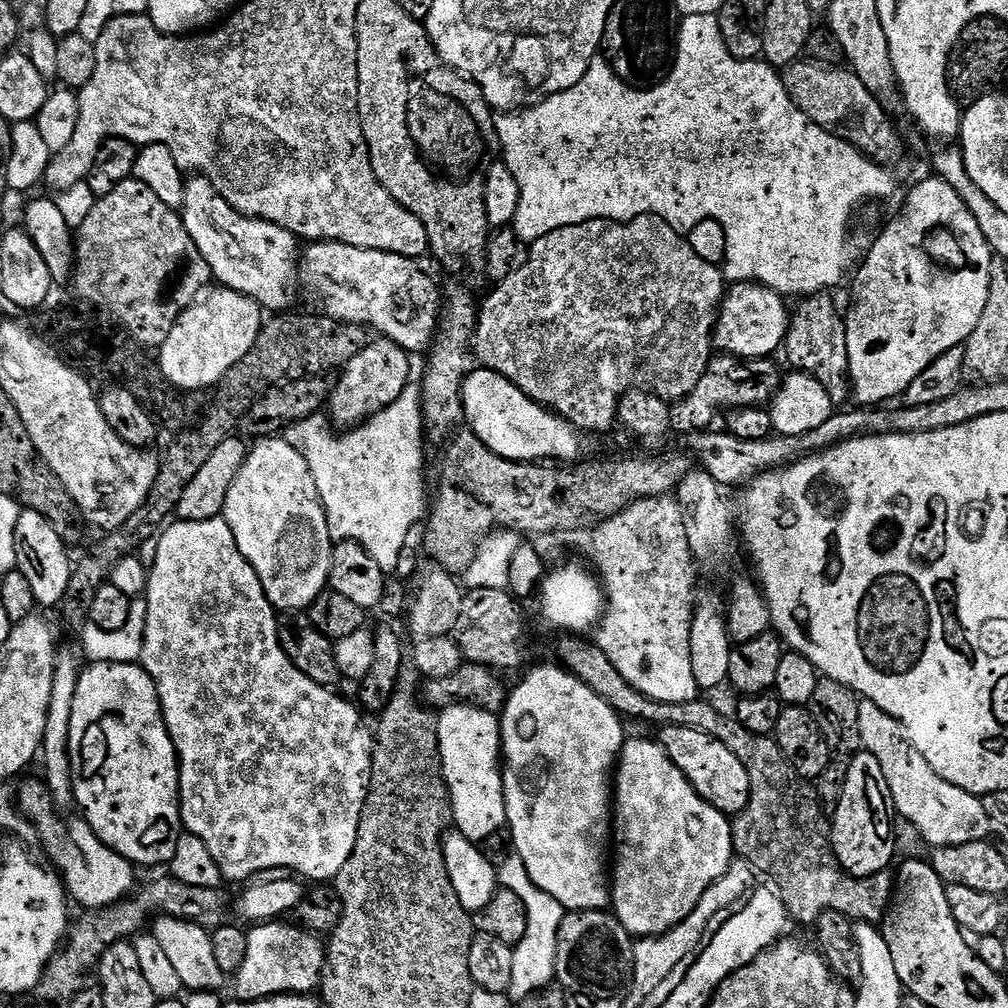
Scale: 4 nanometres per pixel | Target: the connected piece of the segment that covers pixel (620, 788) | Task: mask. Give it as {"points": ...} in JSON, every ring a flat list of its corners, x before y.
{"points":[[655,739,625,740,618,757,618,767,614,772,614,856,616,852,616,865,610,868,610,908,620,925,633,938,651,938,665,936,671,928,676,928,698,906,702,894,710,890,720,879,727,874,734,863,734,849,732,847,732,820,710,806,694,790,694,786,684,777,682,770,674,766,672,757,665,745,655,744]]}

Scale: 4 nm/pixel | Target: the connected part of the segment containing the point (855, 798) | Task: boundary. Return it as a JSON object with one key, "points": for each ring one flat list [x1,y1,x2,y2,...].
{"points":[[861,750,851,757,845,788,842,790,840,800,834,805,836,813,831,813,830,816,832,849,836,861,849,876,873,876,885,871,889,867,888,863,894,859,892,843,894,816,890,811,890,800,879,787,876,789,872,785,880,786,883,782,882,766,878,766,878,758,874,758,874,754]]}

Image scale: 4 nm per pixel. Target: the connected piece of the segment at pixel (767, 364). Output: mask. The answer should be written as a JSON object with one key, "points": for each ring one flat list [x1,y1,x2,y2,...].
{"points":[[721,355,708,365,708,372,702,374,698,386,690,390,682,399,671,405,673,425,692,424,688,426,708,426,712,419,723,408,727,410,743,410,746,408,759,409,767,405,776,395,777,388,782,383,782,371,775,364,775,359,761,358,745,360,738,356]]}

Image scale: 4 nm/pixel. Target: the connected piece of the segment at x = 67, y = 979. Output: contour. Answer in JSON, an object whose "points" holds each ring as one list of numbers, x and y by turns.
{"points":[[165,874,164,877,161,878,161,880,156,880,153,882,153,884,148,884,145,886,144,889,139,892,139,890,133,891,131,895,129,895,127,898,120,901,118,904,112,904,109,908,94,908,88,911,85,911,83,913,84,917,81,918,80,921,73,923,71,927,69,927,67,933,66,933,66,939,61,943,57,953,55,956,53,956,52,961,47,964,47,966,44,967,44,973,42,974,42,978,40,979,40,983,36,985,34,989,34,996,37,996,38,999,41,1000,44,1004,56,1004,59,1002,59,1000,64,1000,64,1002,70,1002,73,1000,73,998,76,997,77,994,86,987,86,985,89,983,88,980,88,971,95,969,97,965,100,963,100,959,102,958,102,954,106,954,106,950,110,950,110,946,114,946,119,942,119,940,128,940,129,938,135,937,137,933,141,931,139,929,143,926,144,920,151,921,153,918,159,918,162,916,172,916,175,920,187,920,190,924,200,924,204,928,209,930,215,930,217,928,220,928,224,925,227,925,229,923,230,918,228,918,227,914,224,913,228,908,228,896,226,893,224,893,224,890,221,890,220,888,203,888,202,886,186,886,186,882,182,882,181,880,176,879,175,876,171,874]]}

